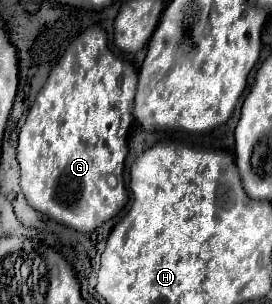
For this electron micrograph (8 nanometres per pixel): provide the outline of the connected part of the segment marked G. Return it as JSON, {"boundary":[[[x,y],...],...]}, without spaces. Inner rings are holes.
{"boundary":[[[100,27],[86,29],[68,45],[64,57],[52,67],[50,77],[30,107],[26,123],[18,135],[20,185],[28,203],[36,211],[76,231],[94,231],[124,209],[128,203],[128,193],[122,171],[128,153],[126,141],[132,127],[132,99],[136,93],[136,81],[136,67],[118,59],[108,49],[106,33]]]}

